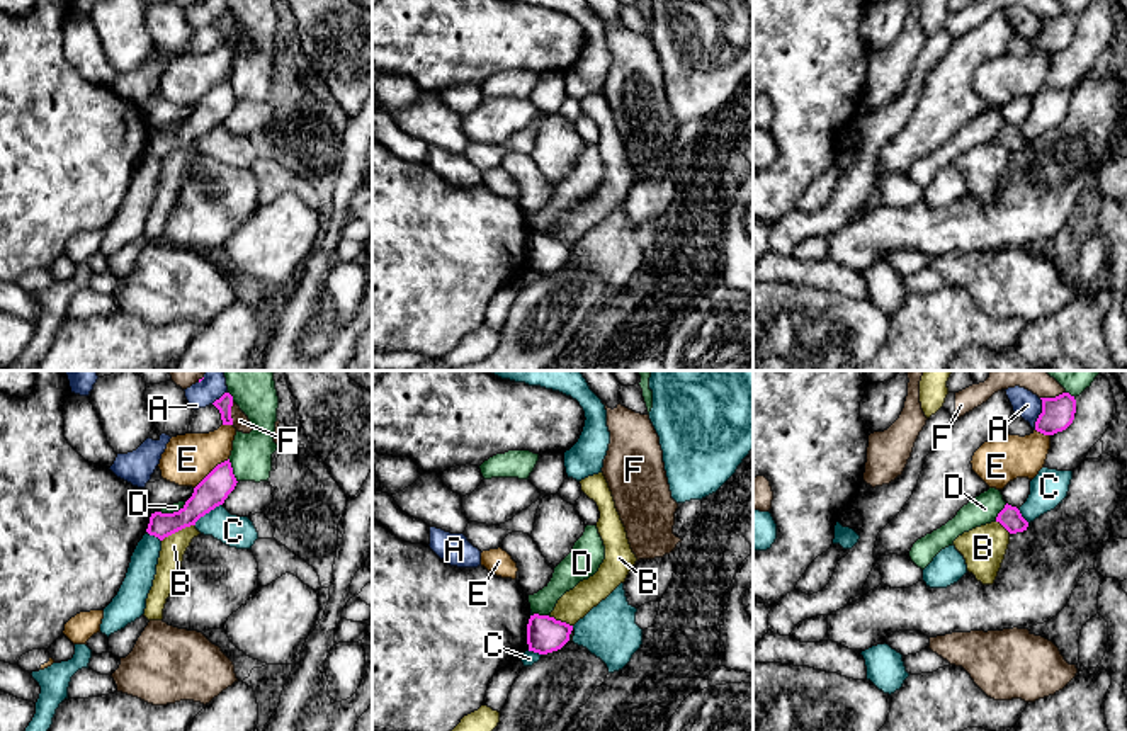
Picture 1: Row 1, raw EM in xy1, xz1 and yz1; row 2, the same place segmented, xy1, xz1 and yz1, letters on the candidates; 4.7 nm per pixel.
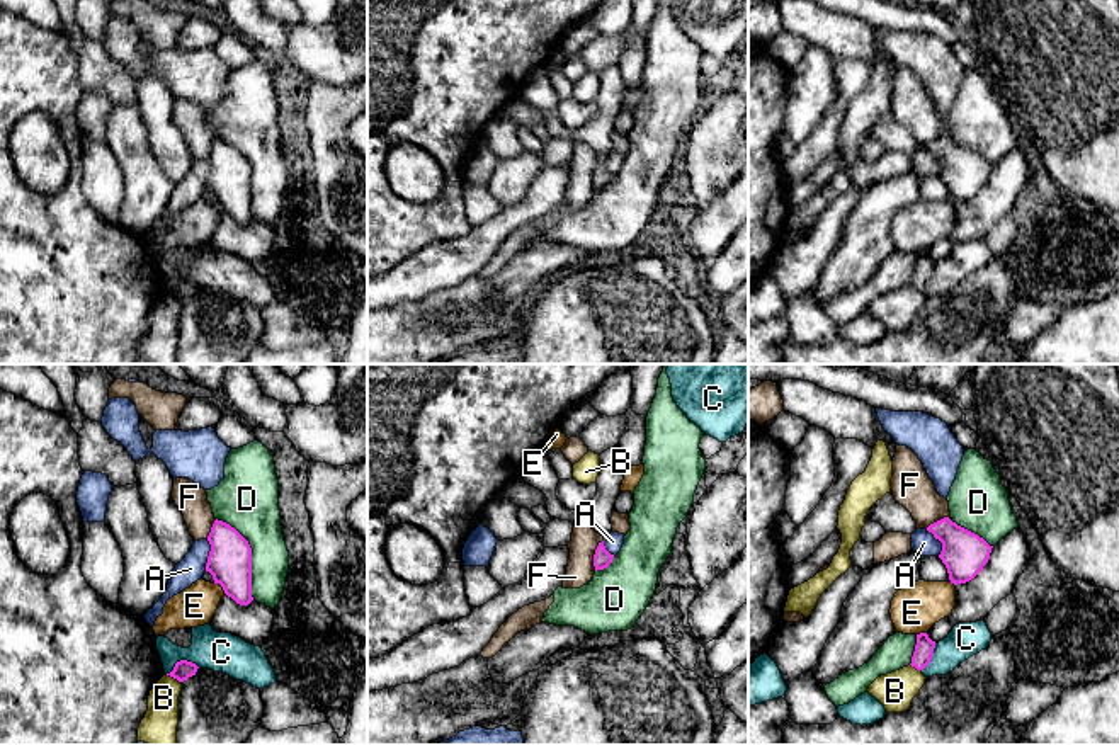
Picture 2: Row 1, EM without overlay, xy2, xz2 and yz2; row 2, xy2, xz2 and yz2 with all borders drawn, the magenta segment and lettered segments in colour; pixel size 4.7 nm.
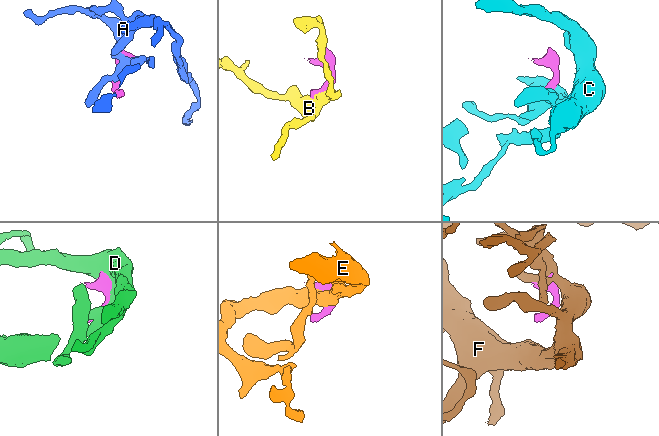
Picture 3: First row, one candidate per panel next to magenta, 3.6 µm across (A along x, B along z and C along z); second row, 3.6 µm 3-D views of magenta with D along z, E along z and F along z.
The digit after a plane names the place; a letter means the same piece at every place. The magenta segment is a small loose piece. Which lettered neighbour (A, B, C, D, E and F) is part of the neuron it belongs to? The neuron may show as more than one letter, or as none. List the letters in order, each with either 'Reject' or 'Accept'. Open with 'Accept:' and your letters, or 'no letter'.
Accept: no letter
A: Reject
B: Reject
C: Reject
D: Reject
E: Reject
F: Reject

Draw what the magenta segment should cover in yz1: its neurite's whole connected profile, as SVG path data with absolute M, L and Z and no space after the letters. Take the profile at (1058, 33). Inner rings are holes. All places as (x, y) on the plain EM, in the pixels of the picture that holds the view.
M1062 12L1056 17L1040 17L1042 32L1035 41L1035 49L1044 54L1054 54L1066 49L1076 32L1076 19L1069 12Z

